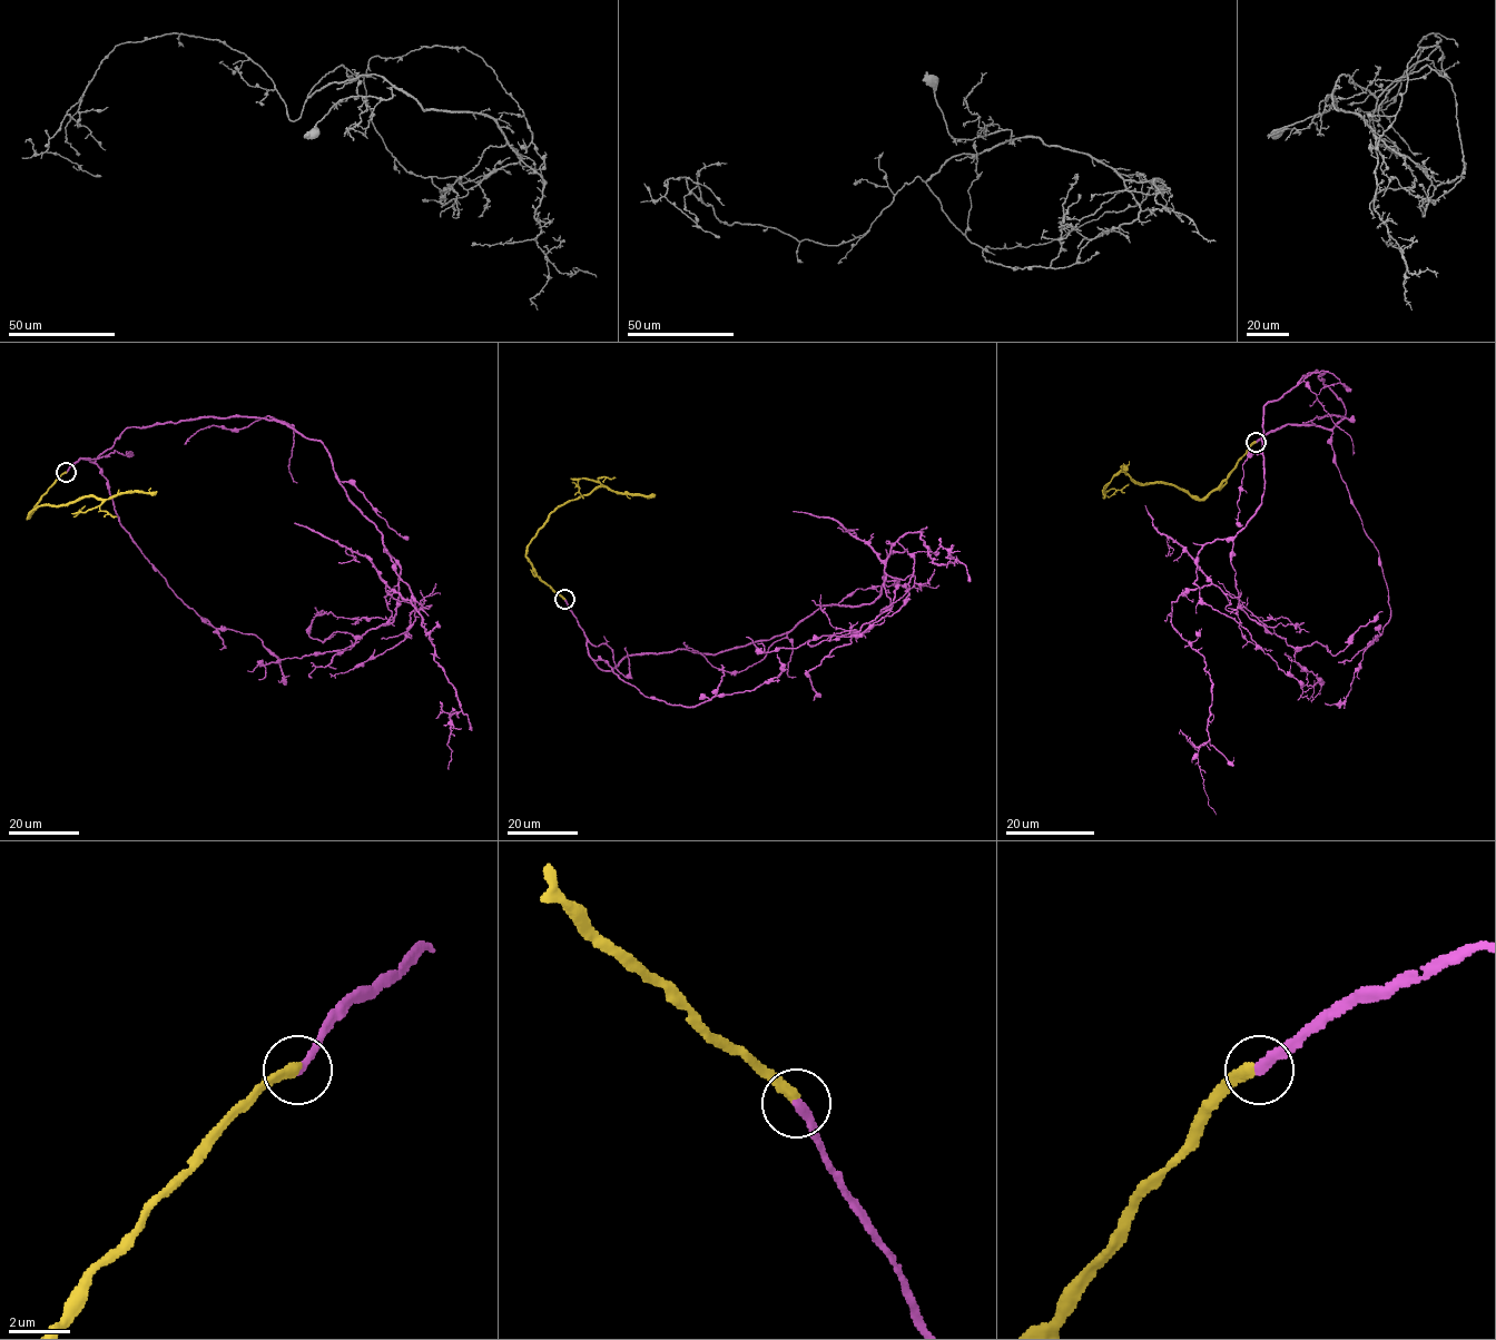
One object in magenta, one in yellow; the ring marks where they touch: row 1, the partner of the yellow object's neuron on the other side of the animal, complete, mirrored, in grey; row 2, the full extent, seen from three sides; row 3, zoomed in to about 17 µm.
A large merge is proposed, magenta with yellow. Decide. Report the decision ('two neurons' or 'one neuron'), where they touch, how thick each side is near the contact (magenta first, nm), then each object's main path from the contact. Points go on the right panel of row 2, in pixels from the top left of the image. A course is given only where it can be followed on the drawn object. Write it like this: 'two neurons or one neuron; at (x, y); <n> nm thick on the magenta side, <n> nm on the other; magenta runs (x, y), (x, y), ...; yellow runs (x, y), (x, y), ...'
one neuron; at (1256, 442); 300 nm thick on the magenta side, 340 nm on the other; magenta runs (1257, 442), (1346, 416), (1325, 373), (1265, 406), (1231, 561), (1261, 622), (1213, 584), (1172, 603), (1217, 815); yellow runs (1257, 442), (1224, 480), (1202, 499), (1192, 499), (1175, 485), (1138, 484), (1124, 472), (1114, 475), (1124, 466)

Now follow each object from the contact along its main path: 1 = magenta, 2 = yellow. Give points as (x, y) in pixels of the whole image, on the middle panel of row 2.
1: (564, 600), (611, 670), (771, 639), (898, 579), (891, 603), (908, 532), (947, 568)
2: (563, 600), (537, 574), (527, 557), (527, 548), (547, 518), (598, 486), (655, 494)

